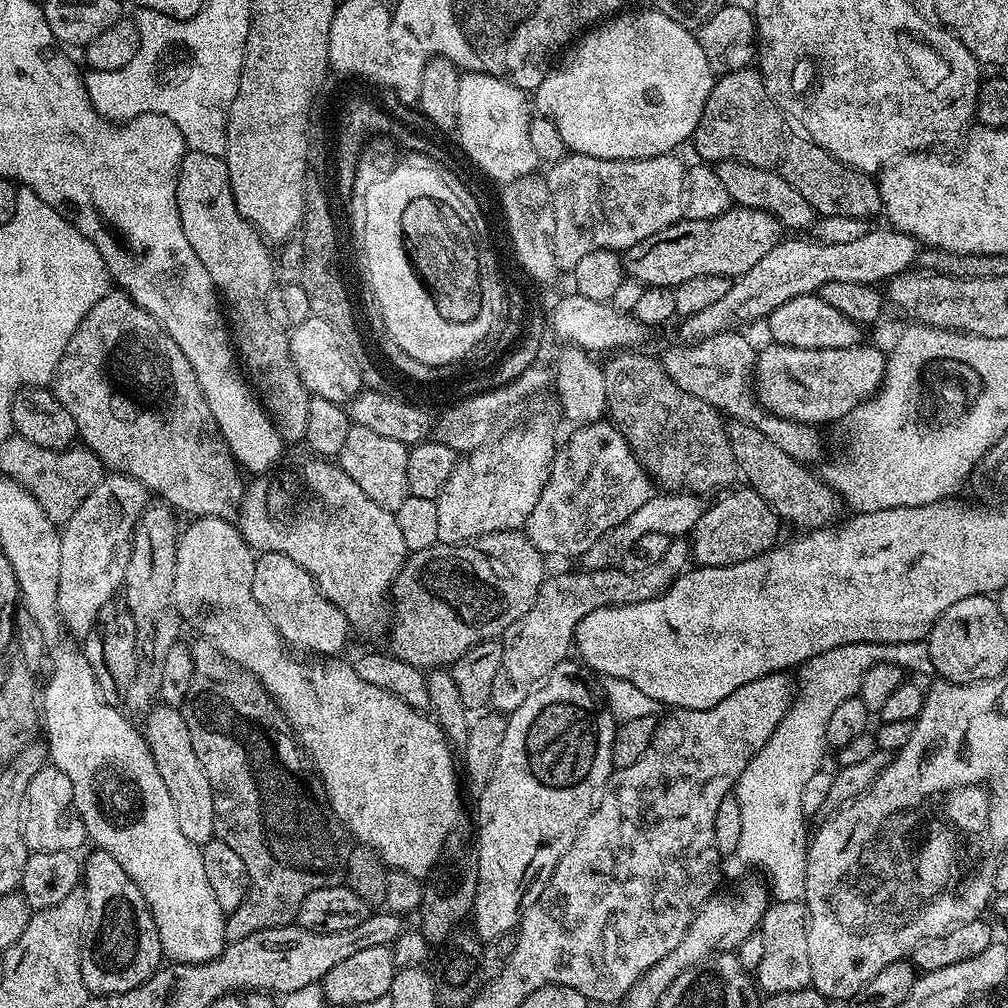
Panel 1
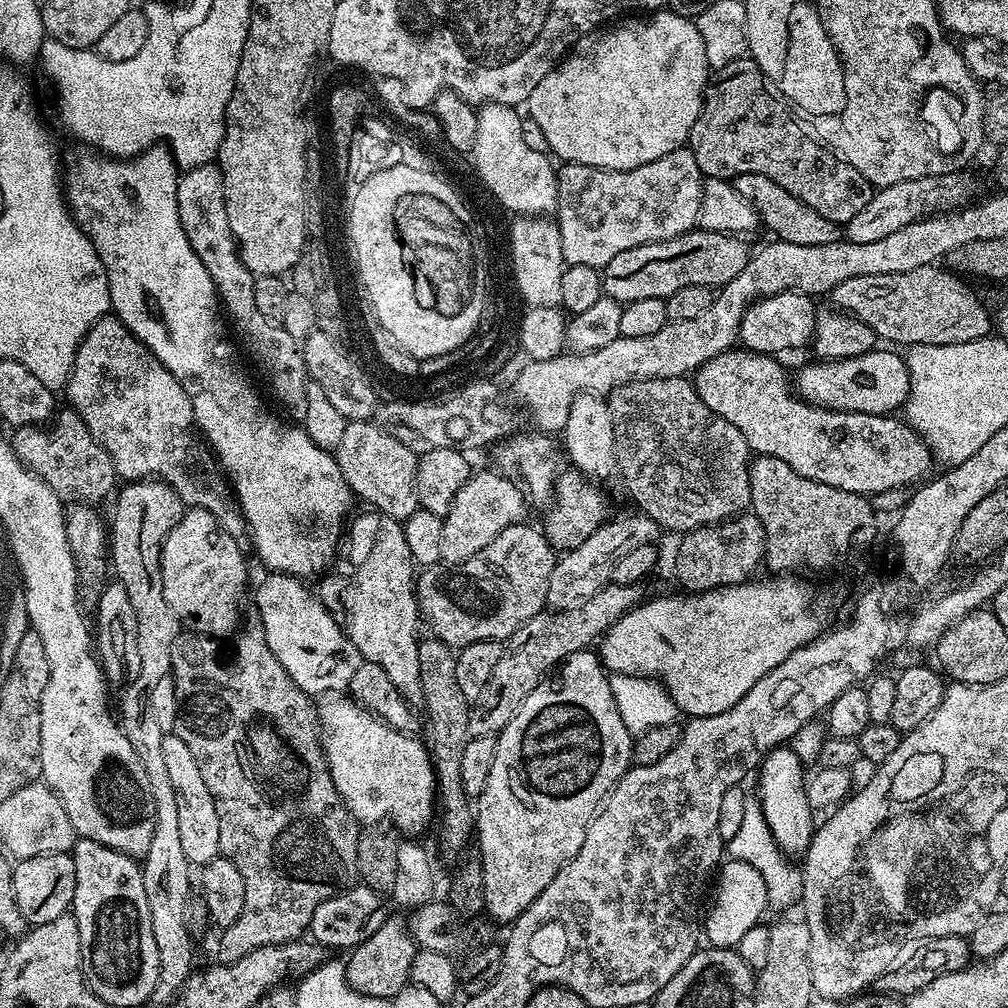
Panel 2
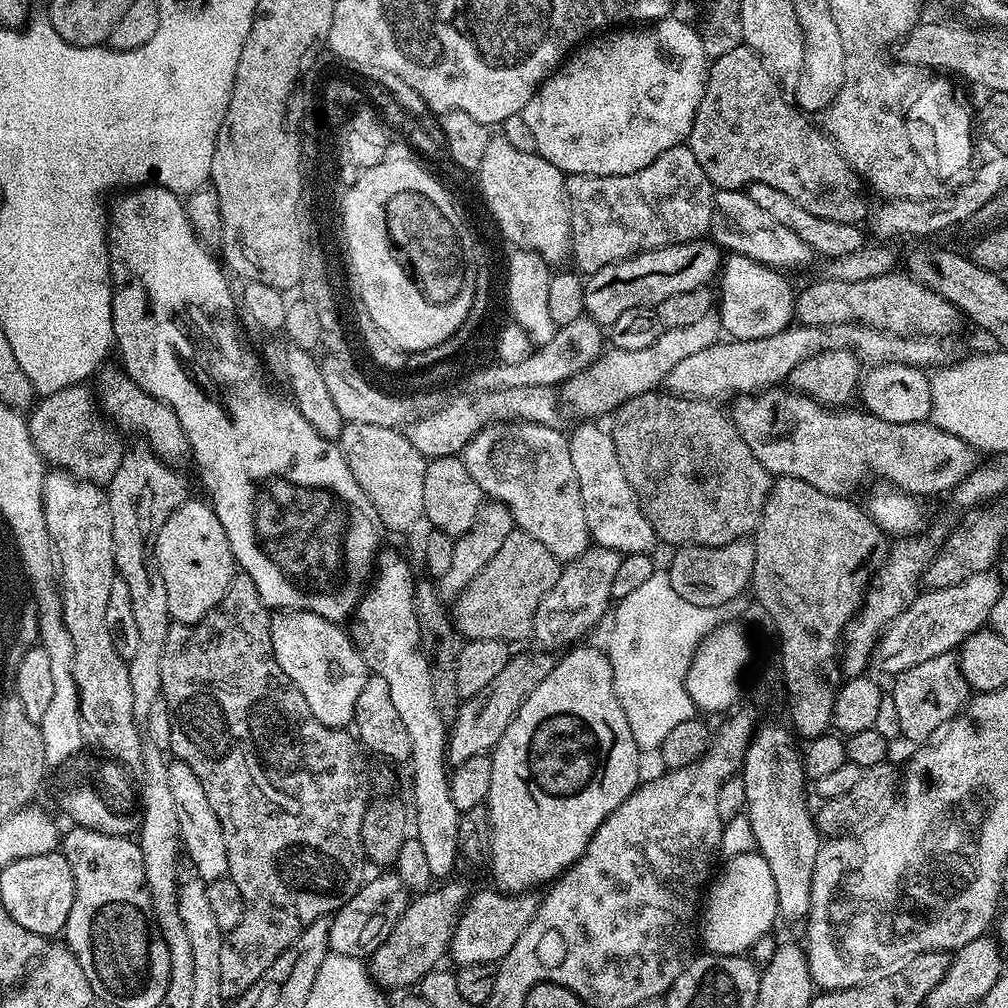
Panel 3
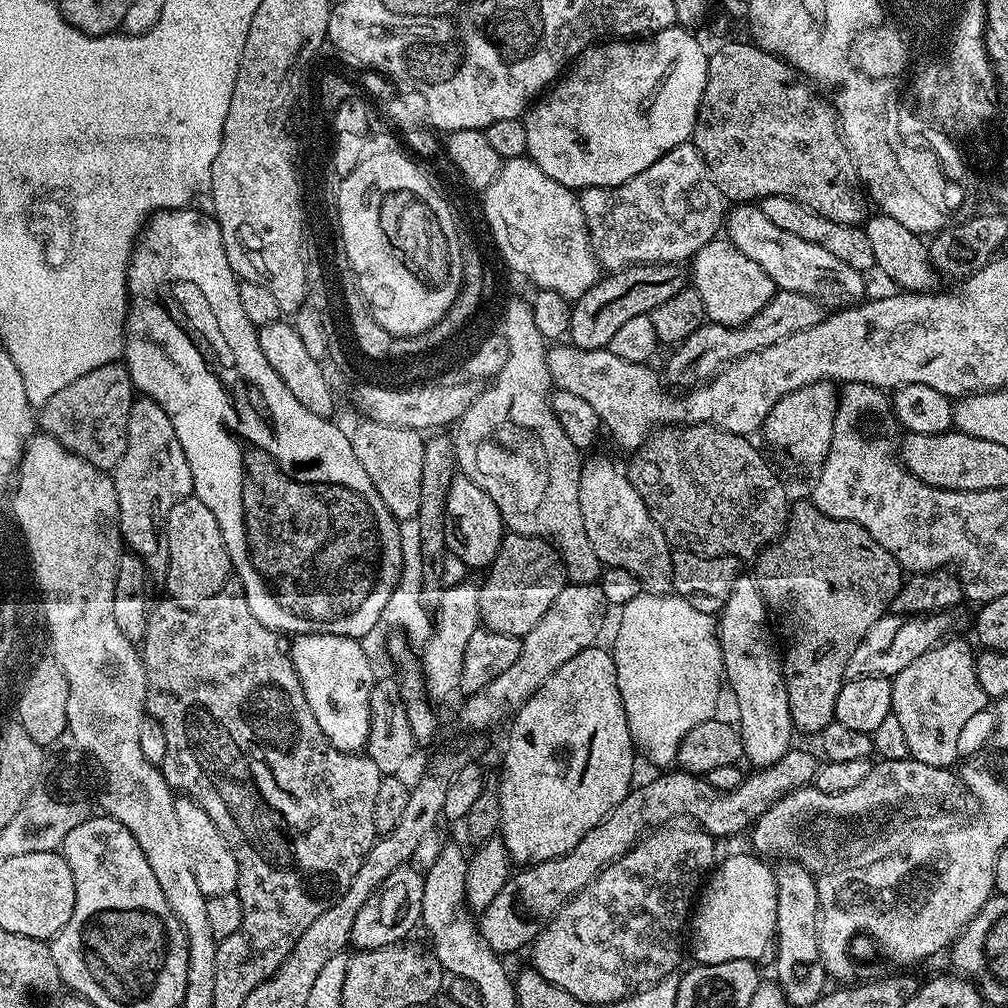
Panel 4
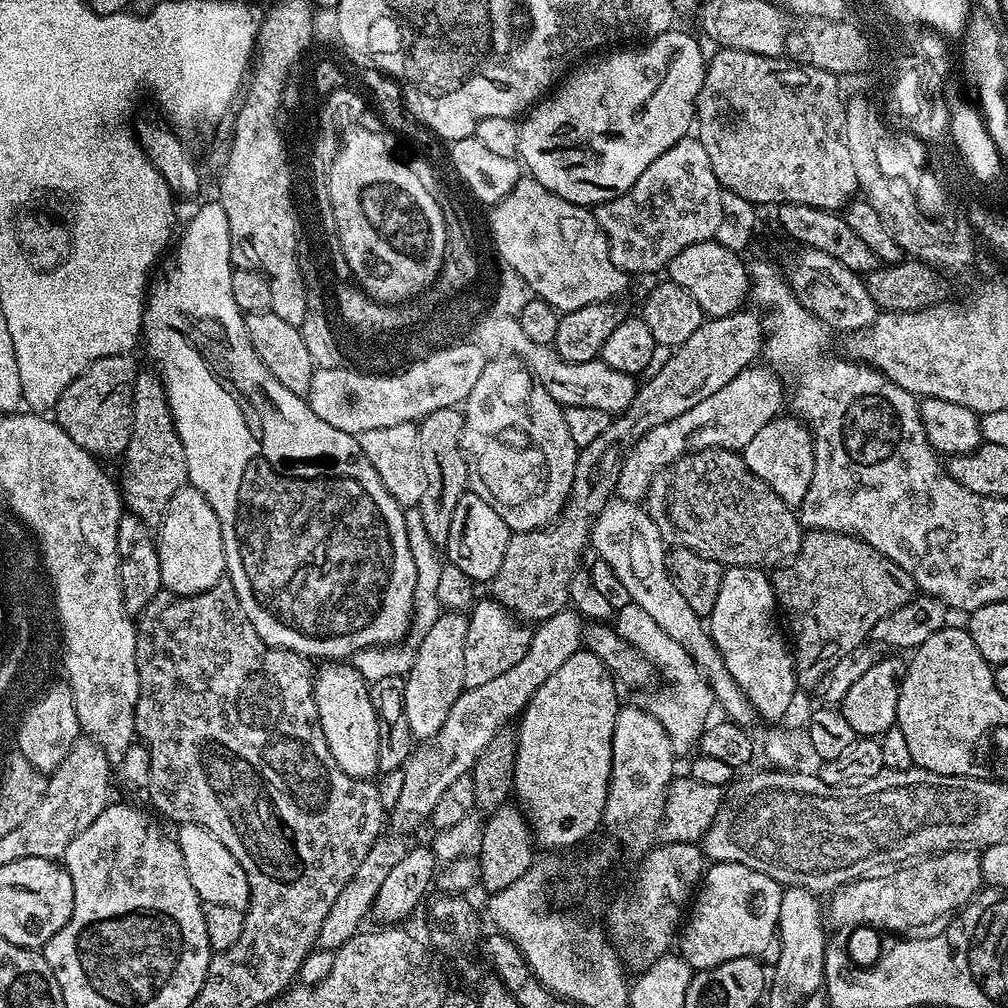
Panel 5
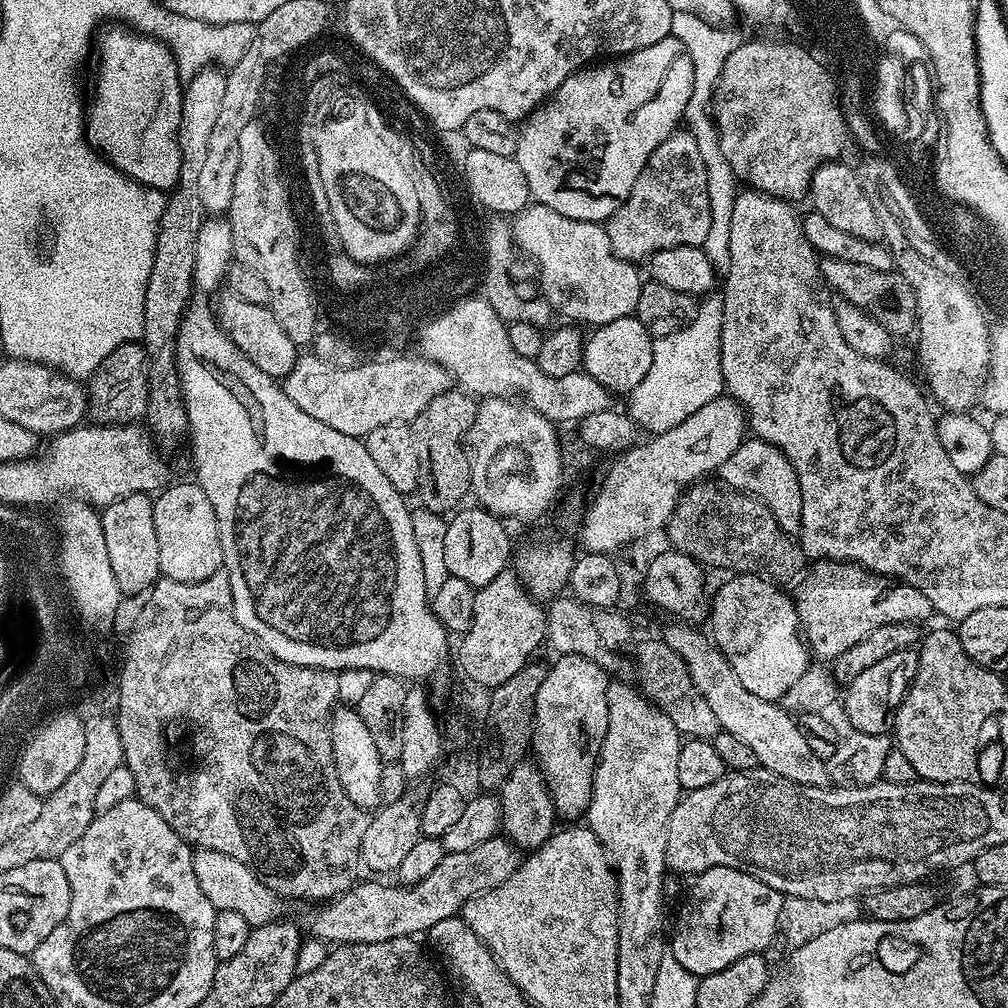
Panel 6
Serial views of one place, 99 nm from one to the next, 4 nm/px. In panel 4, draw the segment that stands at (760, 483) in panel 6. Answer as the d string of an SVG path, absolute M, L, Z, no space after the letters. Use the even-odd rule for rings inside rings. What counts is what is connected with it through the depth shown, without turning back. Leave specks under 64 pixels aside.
M827 380L815 381L786 394L770 410L764 420L762 435L772 448L785 452L796 464L804 468L815 469L824 463L830 450L830 442L834 434L834 414L838 388Z

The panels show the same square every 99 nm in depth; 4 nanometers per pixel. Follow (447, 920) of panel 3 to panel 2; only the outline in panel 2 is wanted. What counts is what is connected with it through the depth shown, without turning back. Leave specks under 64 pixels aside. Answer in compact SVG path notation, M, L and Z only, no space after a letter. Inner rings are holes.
M389 915L376 933L347 953L344 981L358 990L358 994L391 1001L410 982L411 963L417 951L418 945L408 932L405 917Z

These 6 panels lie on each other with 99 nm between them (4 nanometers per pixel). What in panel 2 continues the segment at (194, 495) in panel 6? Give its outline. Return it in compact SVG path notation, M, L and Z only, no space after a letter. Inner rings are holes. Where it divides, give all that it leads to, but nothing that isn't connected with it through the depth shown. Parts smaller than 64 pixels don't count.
M188 508L184 516L166 534L160 551L160 569L162 570L162 594L166 594L166 603L179 618L185 629L201 632L204 636L217 638L231 637L237 631L242 620L240 595L244 592L244 583L248 580L248 564L244 561L241 541L233 536L210 514L201 508Z

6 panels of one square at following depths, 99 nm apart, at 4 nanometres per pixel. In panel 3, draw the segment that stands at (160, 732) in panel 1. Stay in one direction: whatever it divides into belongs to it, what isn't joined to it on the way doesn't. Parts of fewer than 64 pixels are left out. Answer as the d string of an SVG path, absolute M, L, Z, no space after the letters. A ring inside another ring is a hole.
M178 759L168 765L170 774L170 794L174 794L174 806L178 806L178 822L180 823L180 843L187 863L198 870L200 877L207 881L223 880L228 876L228 859L226 858L226 838L222 838L222 826L218 822L218 814L210 806L210 798L206 798L206 790L202 790L202 782L198 782L198 774L190 770Z

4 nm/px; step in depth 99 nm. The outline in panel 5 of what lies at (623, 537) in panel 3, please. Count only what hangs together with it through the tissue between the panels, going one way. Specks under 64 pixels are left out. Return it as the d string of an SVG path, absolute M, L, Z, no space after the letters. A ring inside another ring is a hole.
M609 500L601 512L596 513L592 522L590 548L591 551L596 551L595 555L599 559L606 562L606 566L610 566L610 570L614 570L614 574L618 574L629 601L640 606L670 638L674 638L674 642L678 642L678 646L682 646L682 650L686 650L686 654L690 654L697 670L704 675L704 681L710 686L712 699L718 705L719 711L721 708L731 723L751 725L754 713L750 702L738 690L734 678L730 678L730 670L726 670L726 662L722 662L722 654L718 646L714 646L705 621L698 614L694 614L694 610L690 610L686 598L678 594L678 588L674 586L666 570L666 545L648 511L639 503L630 500Z

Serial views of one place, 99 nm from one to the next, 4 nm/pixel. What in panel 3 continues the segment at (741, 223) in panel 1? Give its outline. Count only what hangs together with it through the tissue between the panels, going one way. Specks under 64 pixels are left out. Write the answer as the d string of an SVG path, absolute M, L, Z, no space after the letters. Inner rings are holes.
M708 238L671 244L649 252L637 252L627 260L602 266L602 270L587 277L584 286L584 311L588 319L596 324L611 326L625 310L634 310L634 306L655 308L674 294L709 287L719 277L721 267L722 249Z

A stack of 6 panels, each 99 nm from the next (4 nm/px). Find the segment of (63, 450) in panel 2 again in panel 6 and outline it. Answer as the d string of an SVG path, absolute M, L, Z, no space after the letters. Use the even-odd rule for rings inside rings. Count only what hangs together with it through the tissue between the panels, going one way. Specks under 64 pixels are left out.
M143 343L118 346L94 370L86 384L87 415L97 424L134 424L145 419L148 410L148 355Z

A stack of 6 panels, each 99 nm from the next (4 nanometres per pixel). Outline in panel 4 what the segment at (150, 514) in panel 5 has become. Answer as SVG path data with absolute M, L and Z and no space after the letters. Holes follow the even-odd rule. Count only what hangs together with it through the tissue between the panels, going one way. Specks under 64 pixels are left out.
M148 396L133 399L130 406L130 422L126 422L126 454L111 473L118 490L118 522L120 539L127 551L135 554L144 564L149 577L160 582L168 579L168 538L165 524L174 506L193 495L190 462L182 454L182 442L174 434L174 426Z

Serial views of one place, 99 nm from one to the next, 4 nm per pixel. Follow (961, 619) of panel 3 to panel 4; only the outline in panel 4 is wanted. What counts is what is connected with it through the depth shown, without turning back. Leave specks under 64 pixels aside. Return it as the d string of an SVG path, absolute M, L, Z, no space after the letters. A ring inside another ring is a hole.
M933 612L923 616L901 616L899 614L885 614L866 630L866 638L858 642L854 654L850 654L850 662L844 671L845 677L857 680L863 676L896 676L914 658L922 658L926 650L930 650L935 644L940 643L949 635L948 627L951 626L951 615L942 612Z

